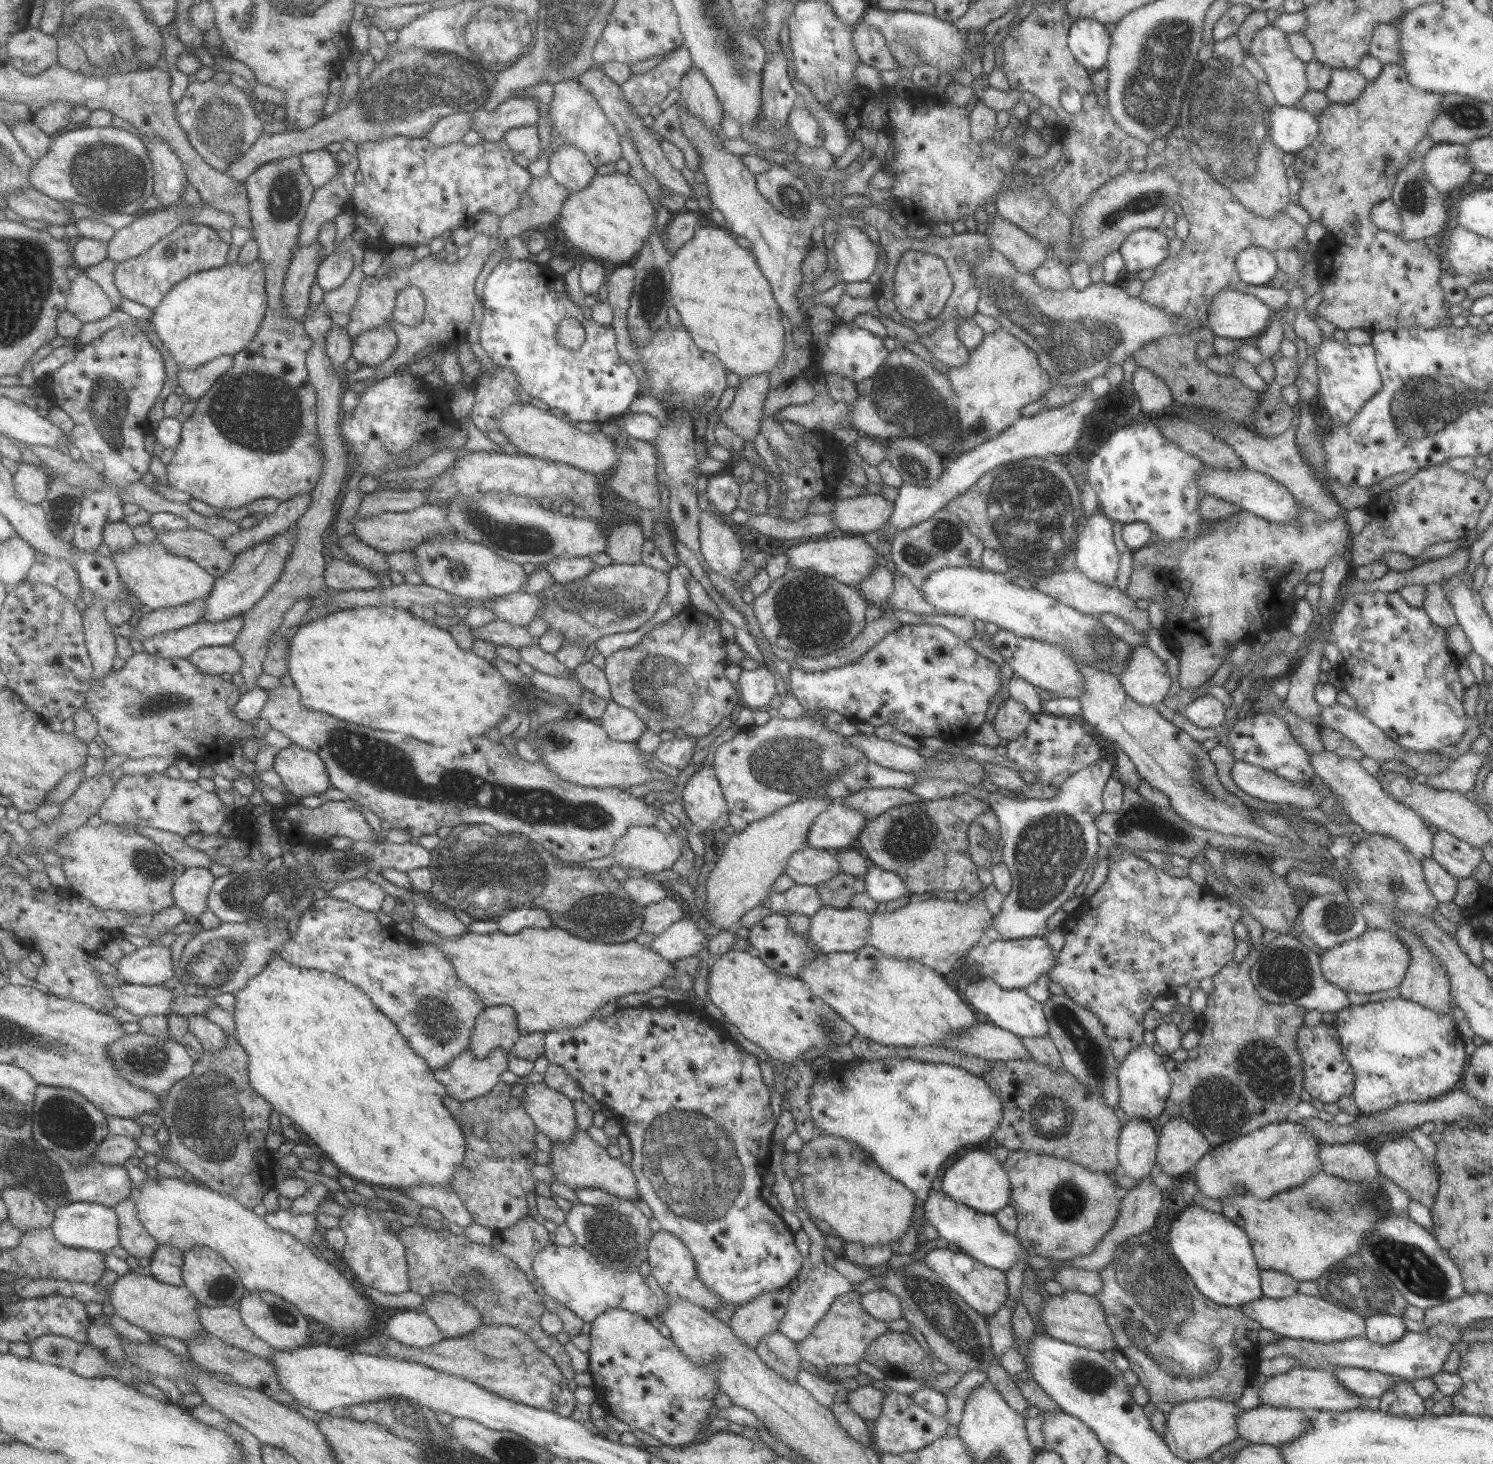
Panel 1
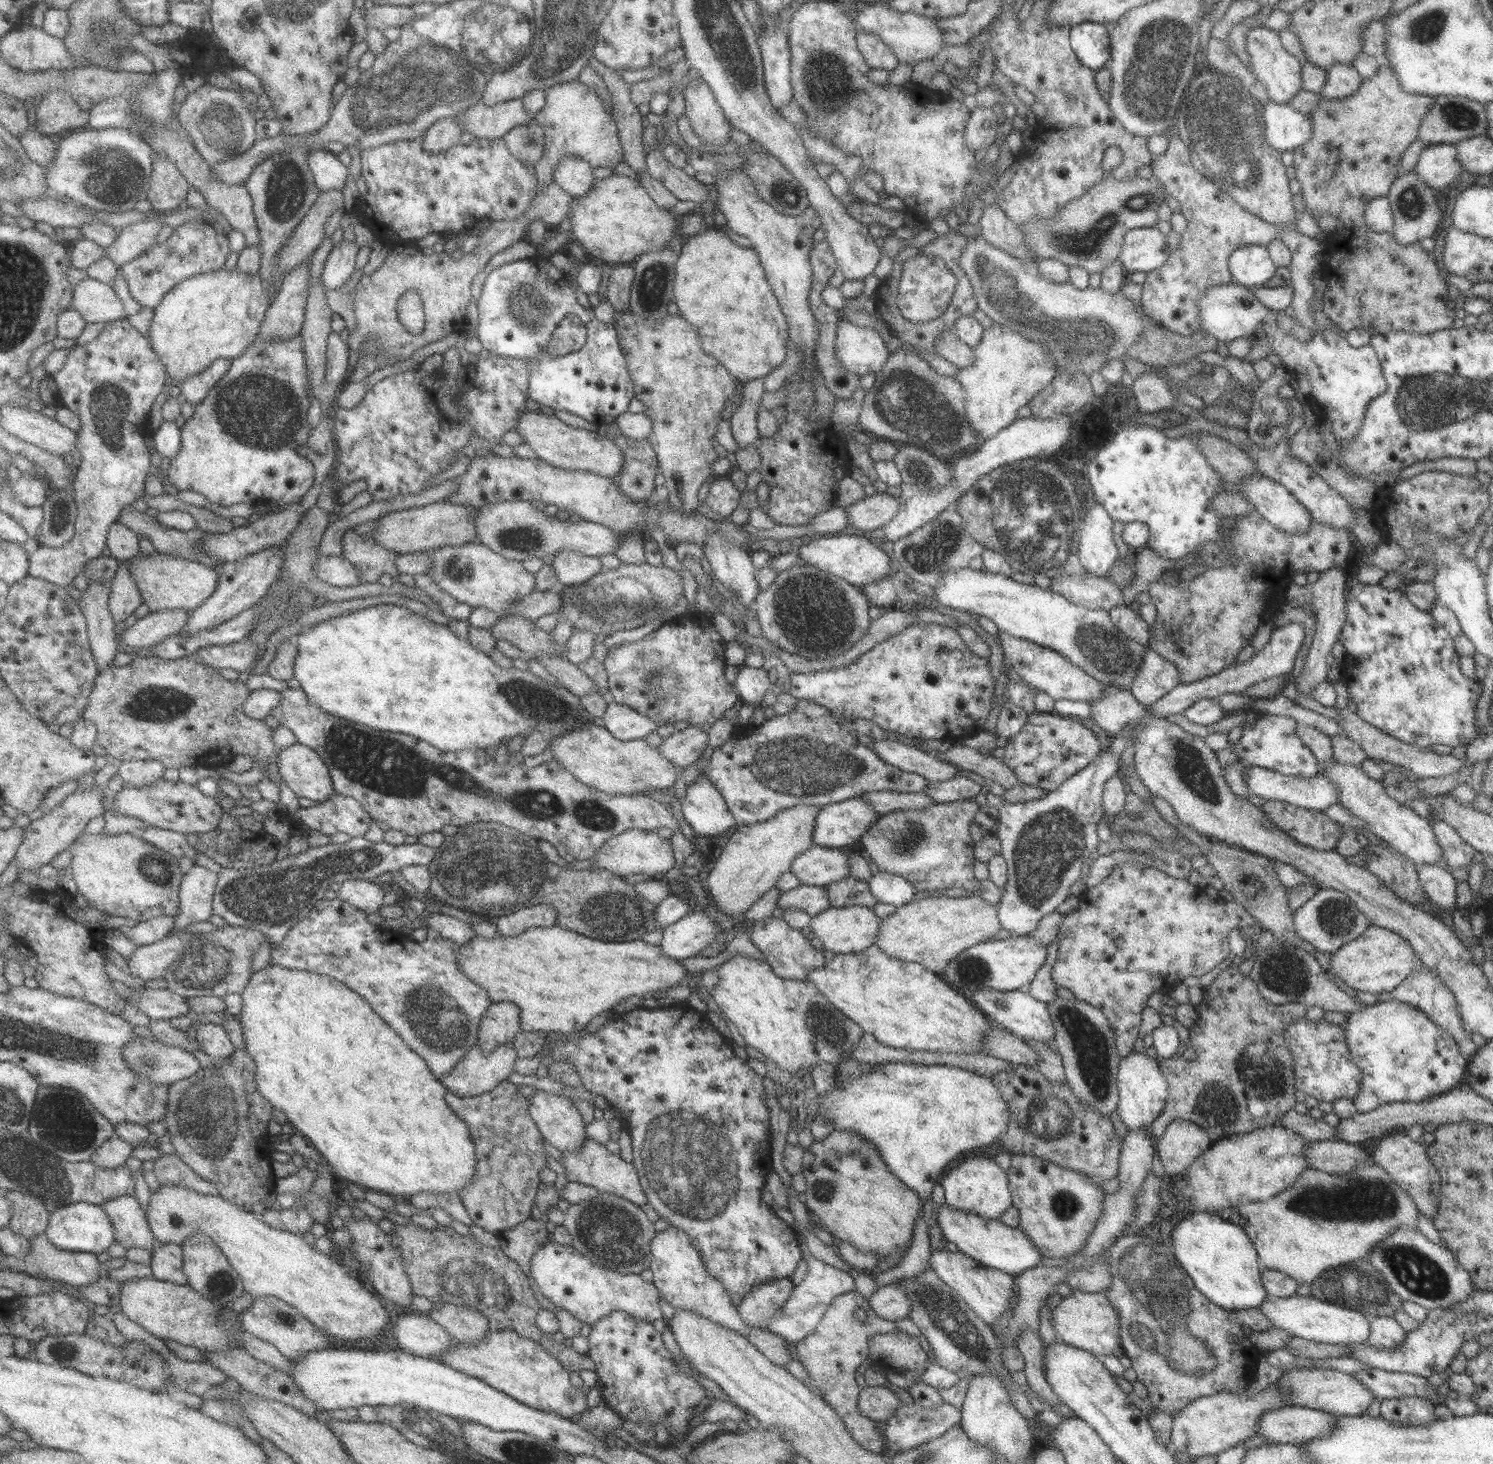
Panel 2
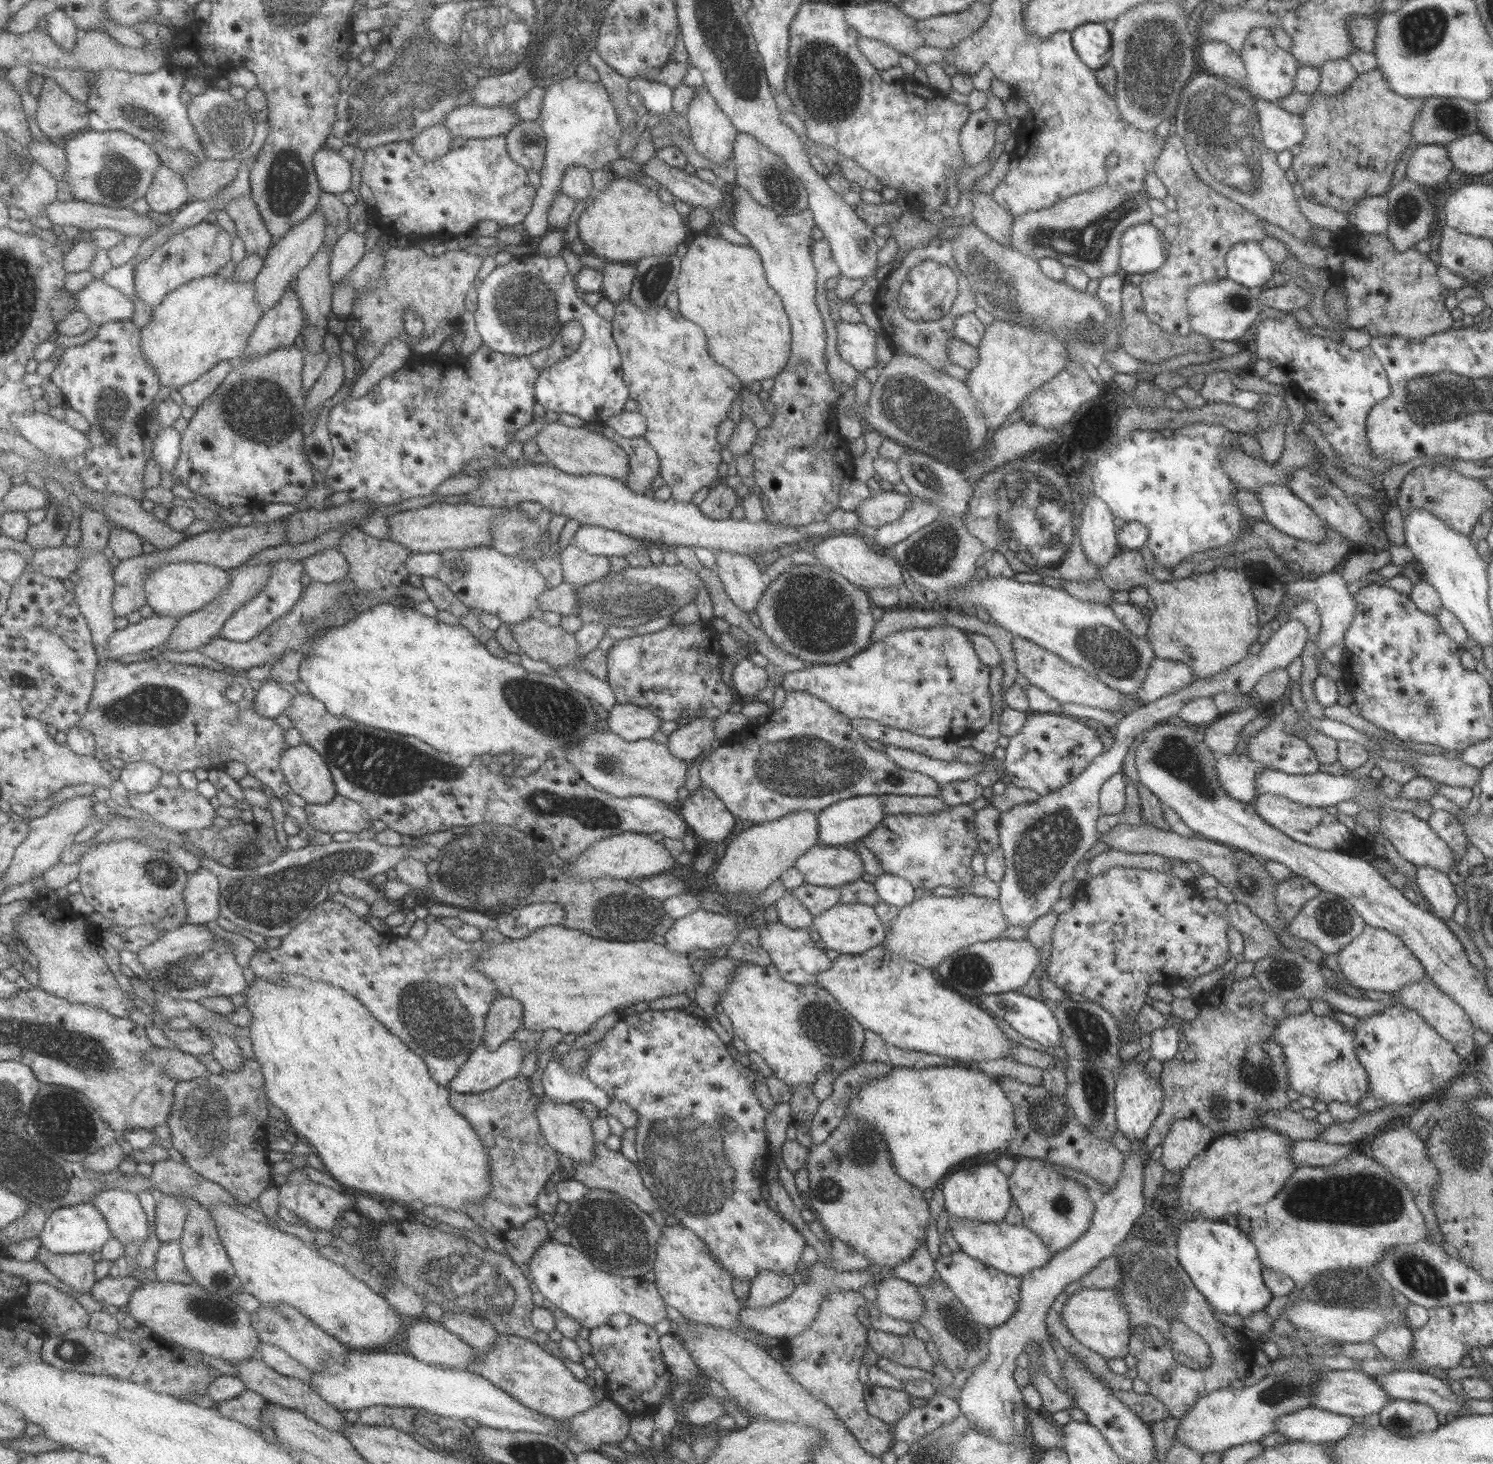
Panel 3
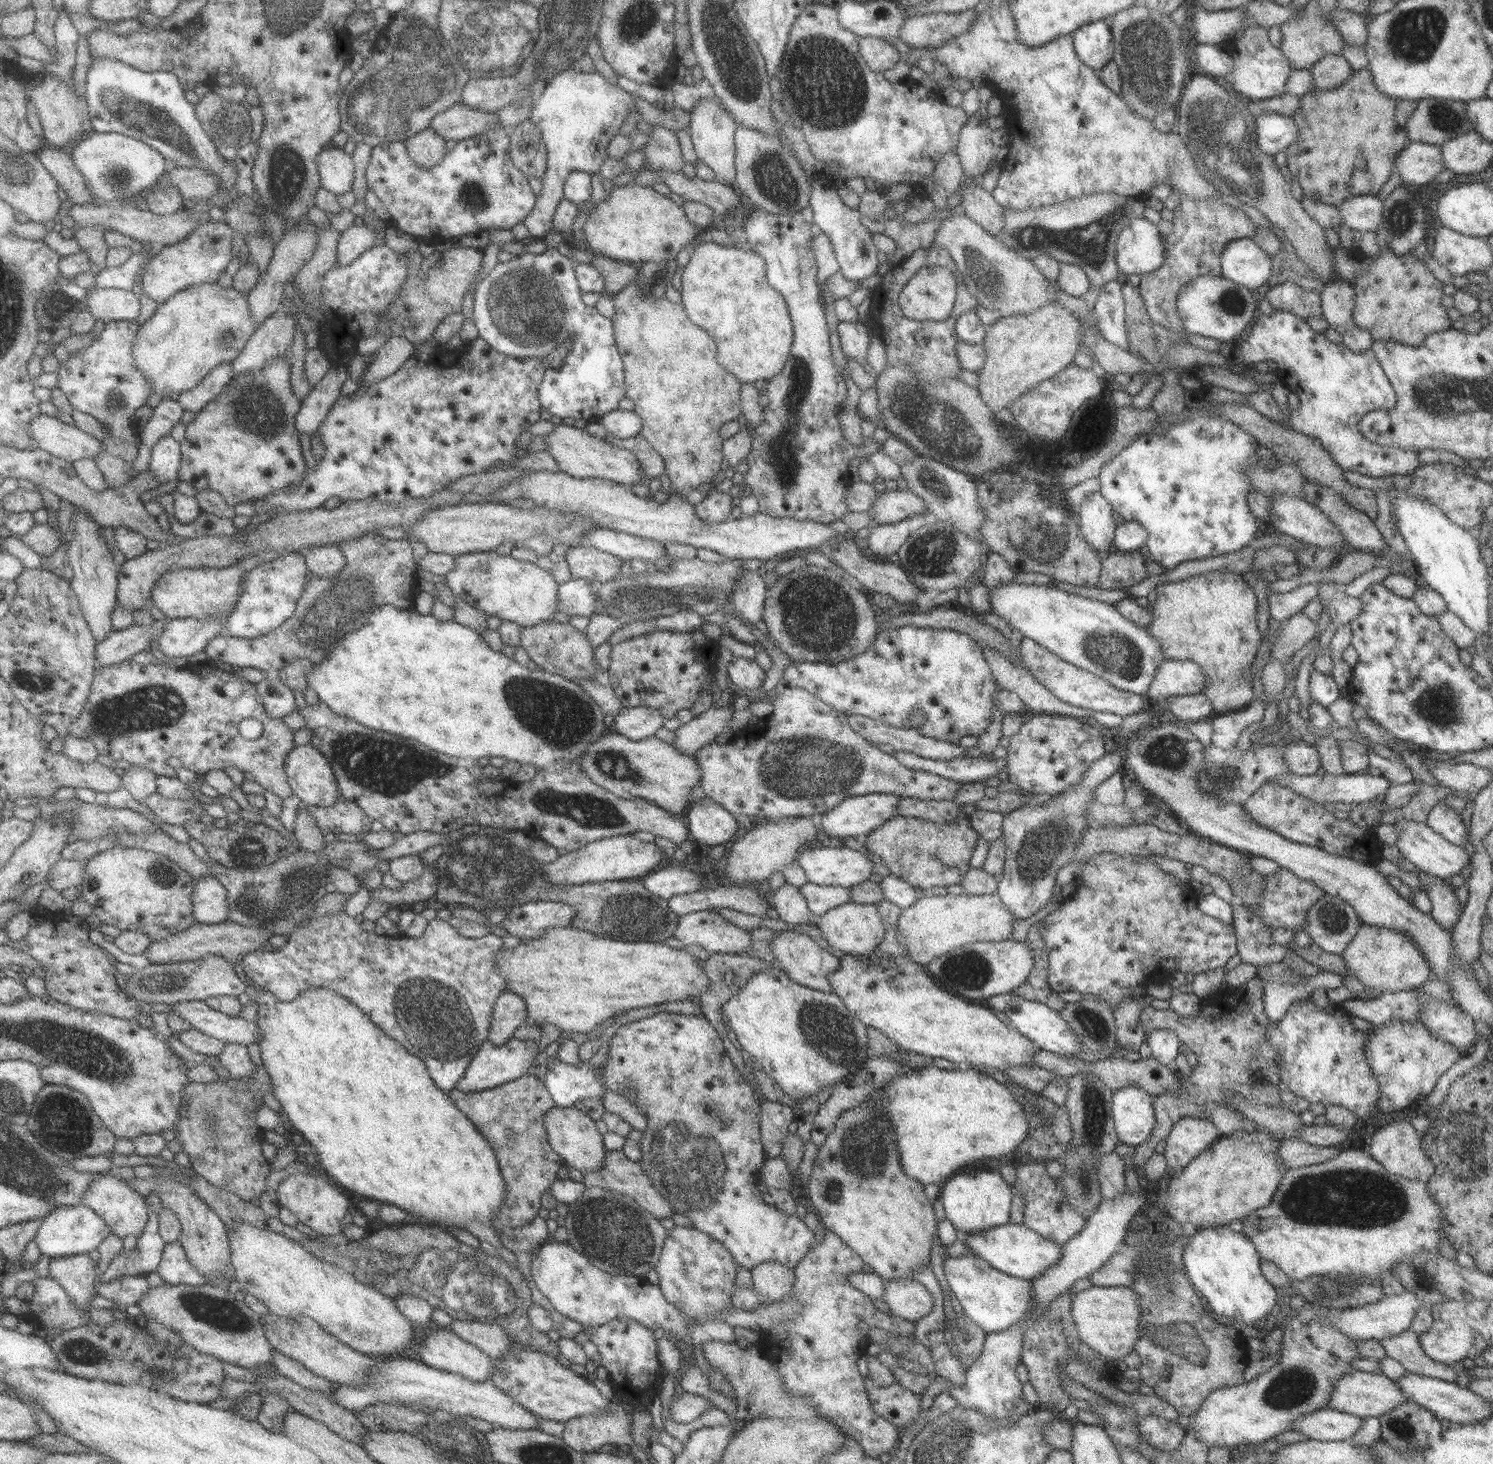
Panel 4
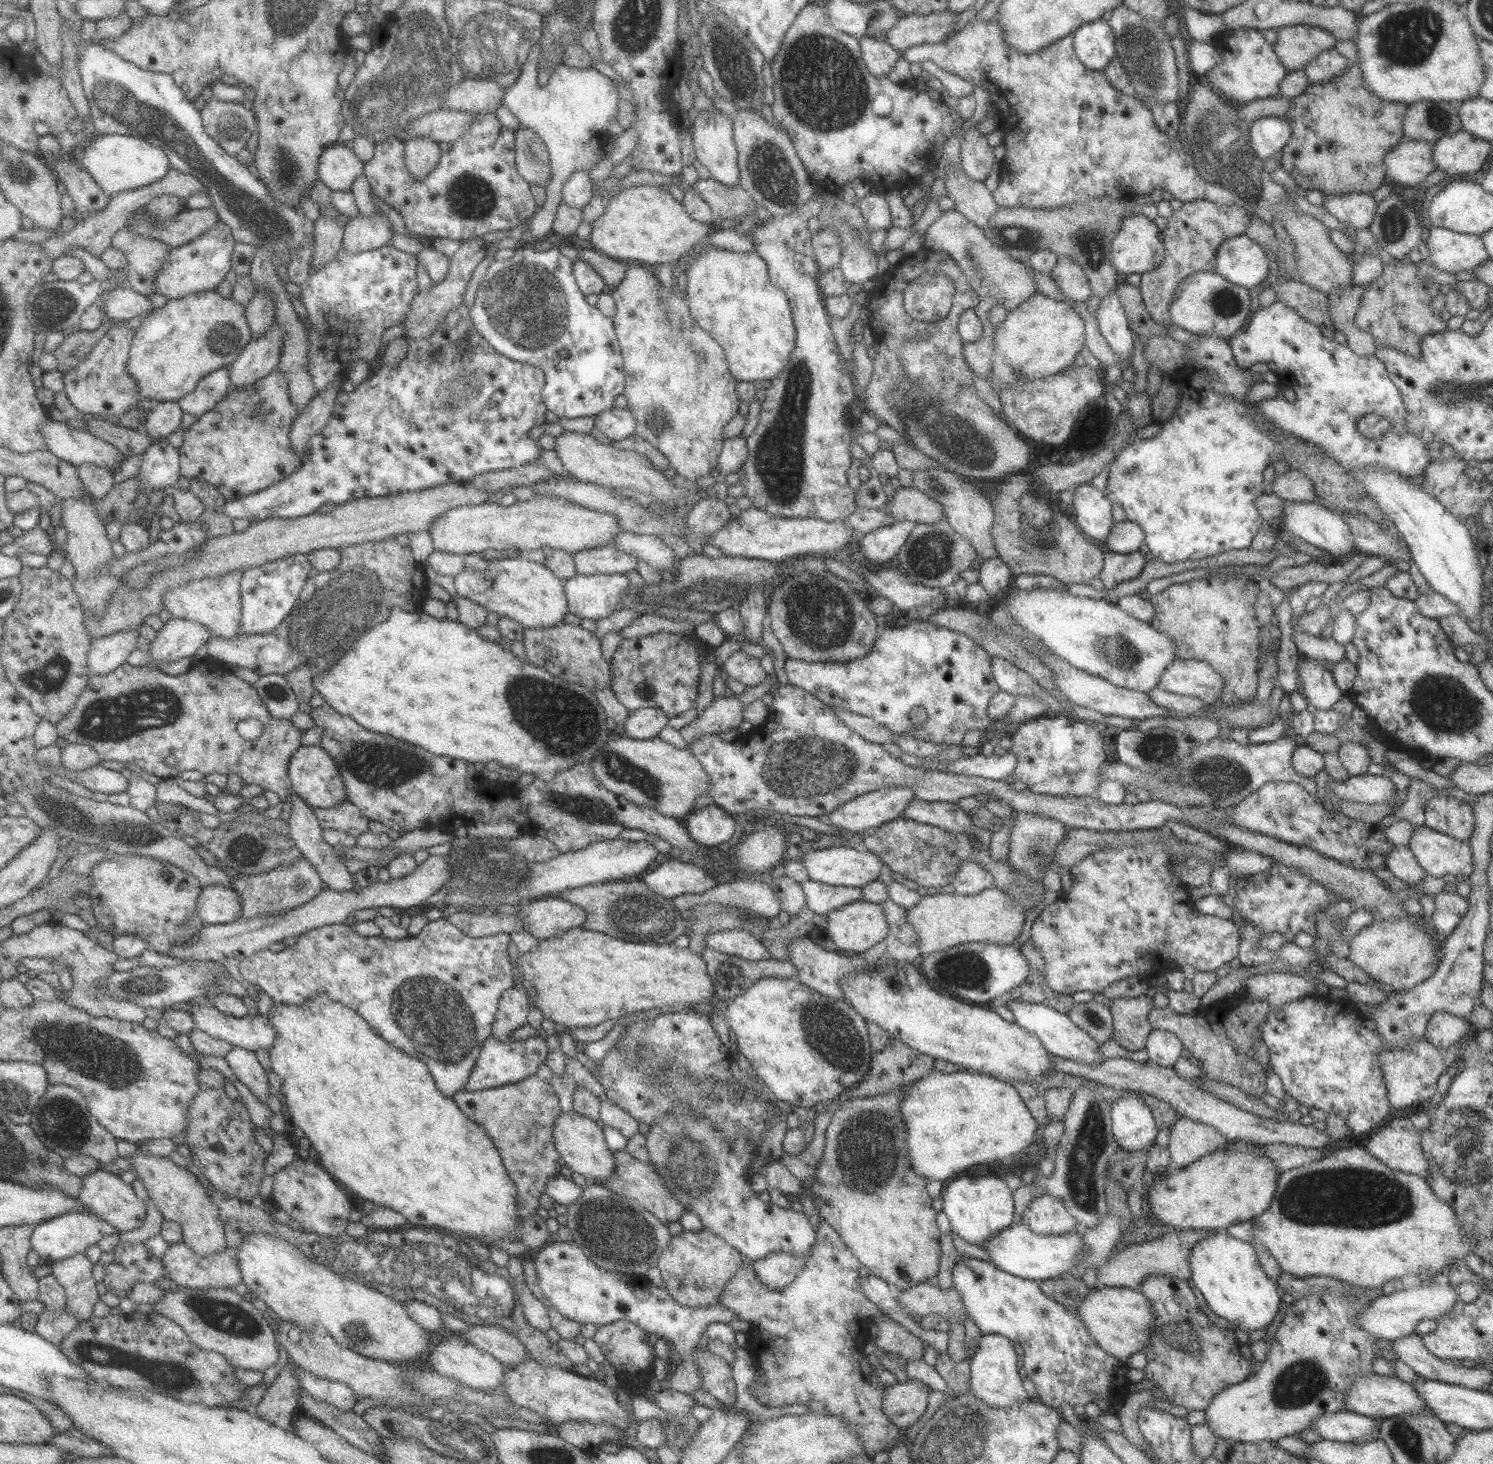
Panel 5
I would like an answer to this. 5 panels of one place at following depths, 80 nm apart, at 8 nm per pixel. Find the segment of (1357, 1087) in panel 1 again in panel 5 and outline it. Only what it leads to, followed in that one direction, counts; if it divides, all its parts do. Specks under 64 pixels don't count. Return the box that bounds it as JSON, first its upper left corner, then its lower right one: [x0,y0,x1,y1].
[1378,1036,1461,1112]

